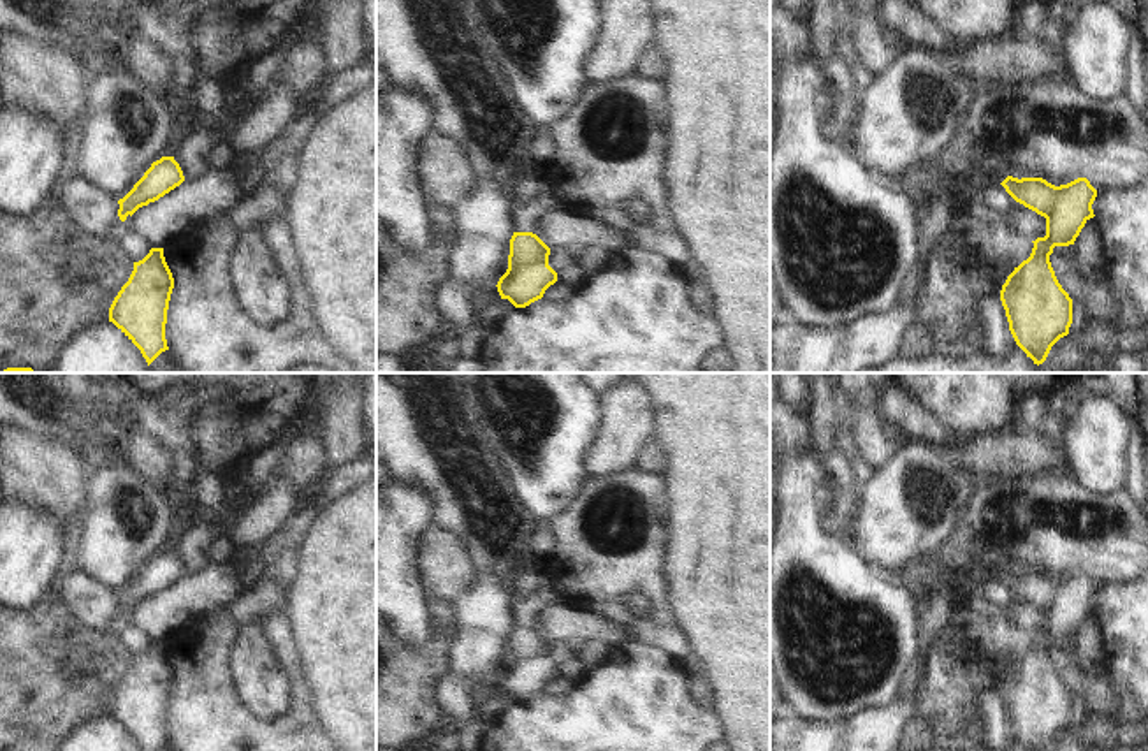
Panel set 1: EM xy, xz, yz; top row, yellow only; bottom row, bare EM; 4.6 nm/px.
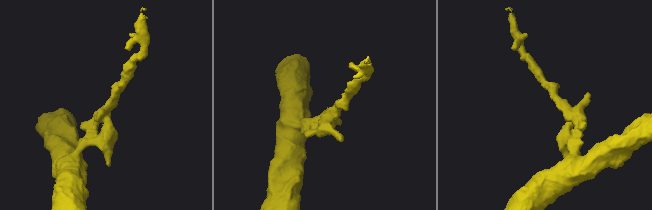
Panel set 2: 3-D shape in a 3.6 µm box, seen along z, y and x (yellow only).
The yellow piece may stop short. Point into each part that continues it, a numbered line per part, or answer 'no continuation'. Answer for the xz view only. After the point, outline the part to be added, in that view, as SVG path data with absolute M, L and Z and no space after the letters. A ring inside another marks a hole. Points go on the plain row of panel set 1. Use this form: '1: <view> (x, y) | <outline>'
no continuation

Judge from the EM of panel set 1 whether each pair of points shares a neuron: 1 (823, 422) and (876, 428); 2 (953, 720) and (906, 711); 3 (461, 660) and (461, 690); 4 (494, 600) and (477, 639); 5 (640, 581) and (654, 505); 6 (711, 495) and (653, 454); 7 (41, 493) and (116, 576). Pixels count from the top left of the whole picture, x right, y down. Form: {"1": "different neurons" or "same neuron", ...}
{"1": "same neuron", "2": "different neurons", "3": "different neurons", "4": "same neuron", "5": "same neuron", "6": "different neurons", "7": "different neurons"}

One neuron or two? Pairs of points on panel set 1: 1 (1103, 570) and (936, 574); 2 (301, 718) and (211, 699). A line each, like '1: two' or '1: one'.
1: one
2: one

